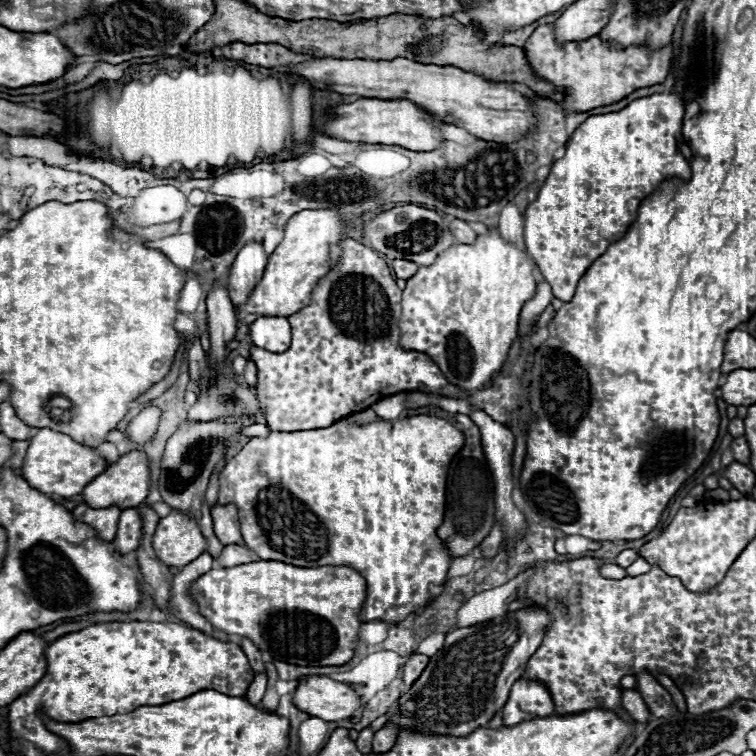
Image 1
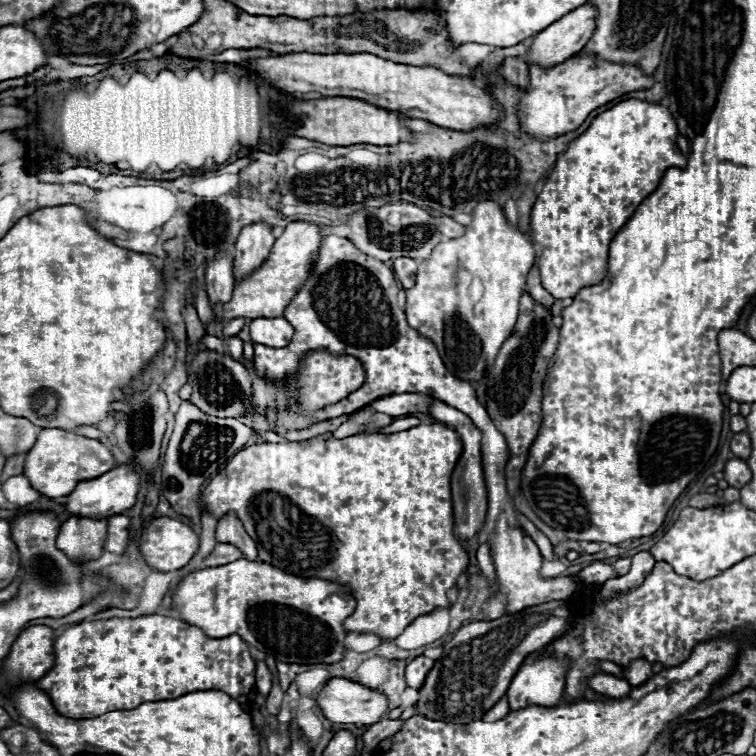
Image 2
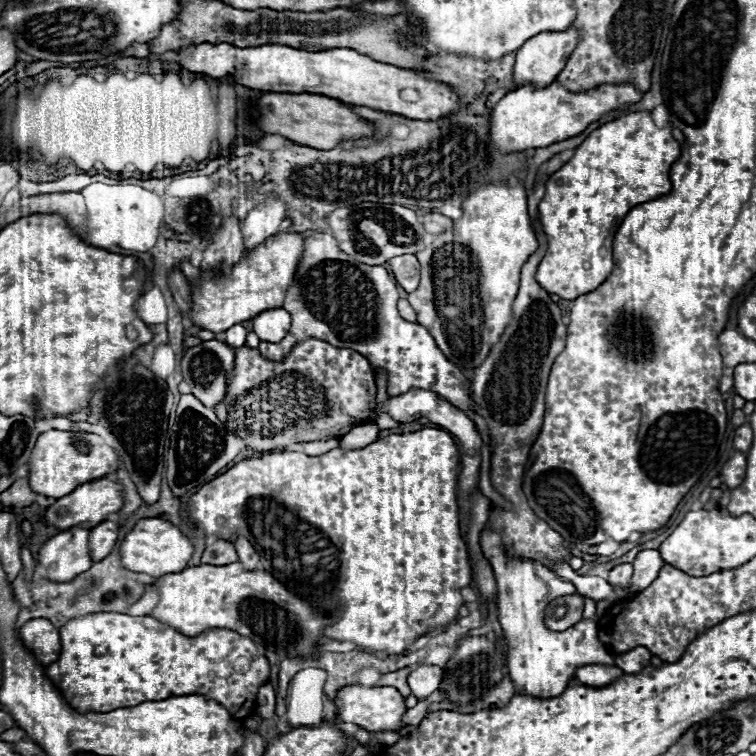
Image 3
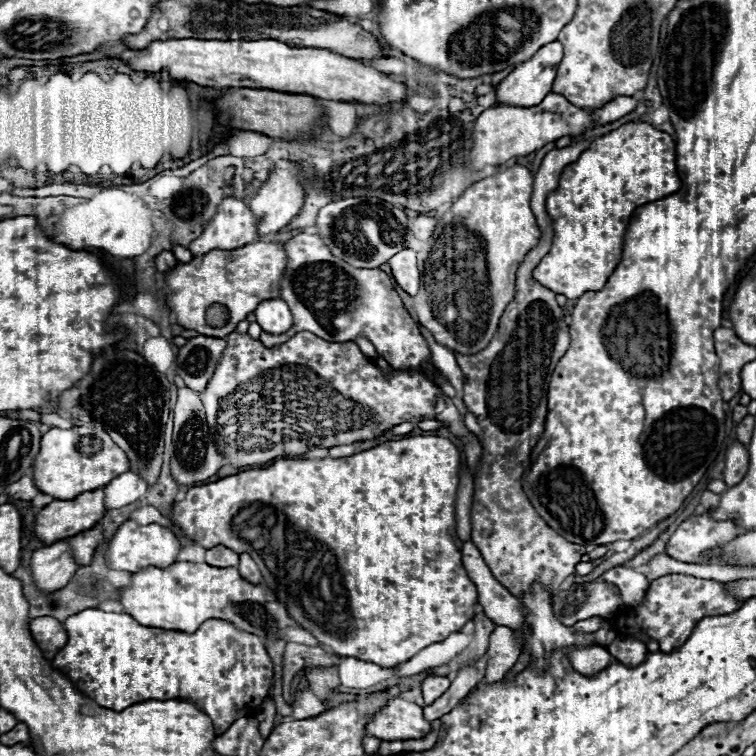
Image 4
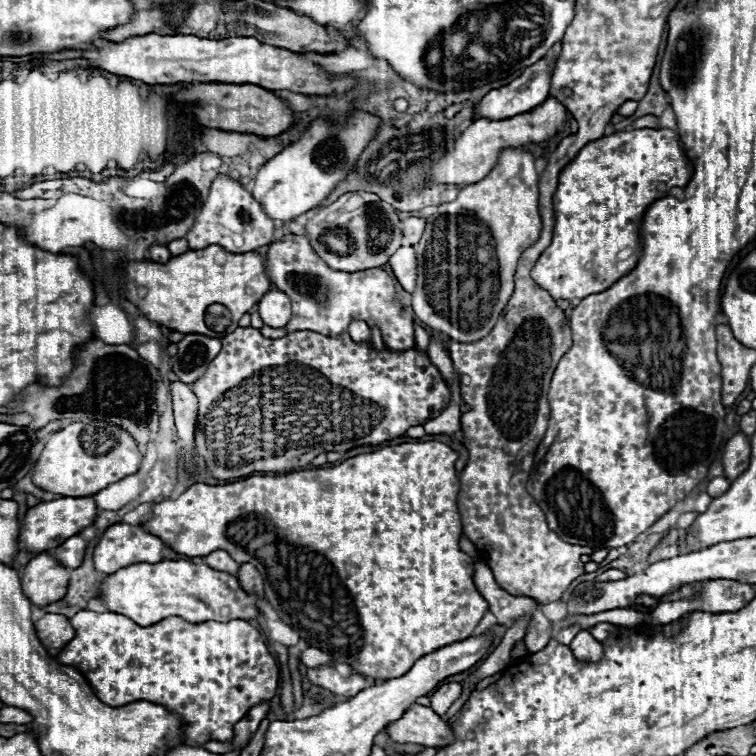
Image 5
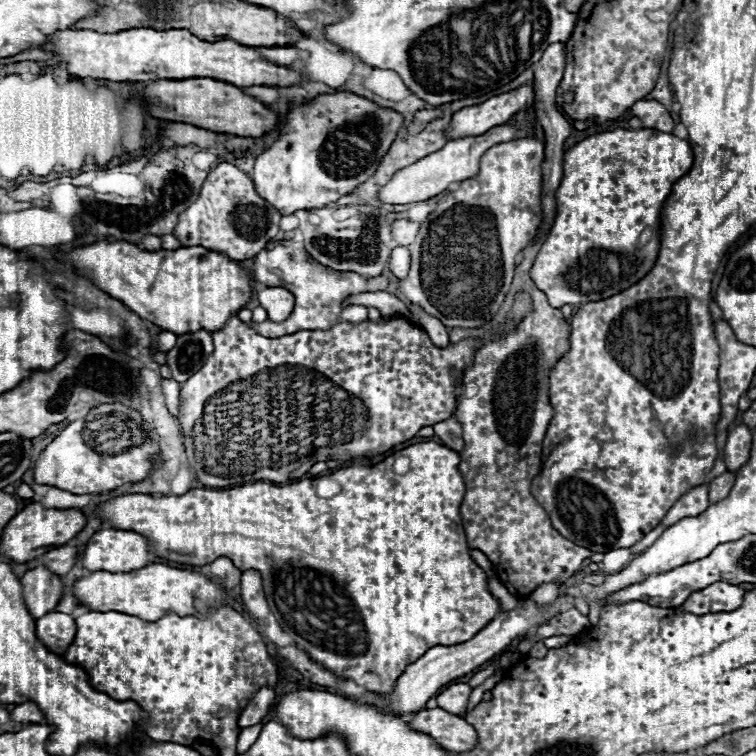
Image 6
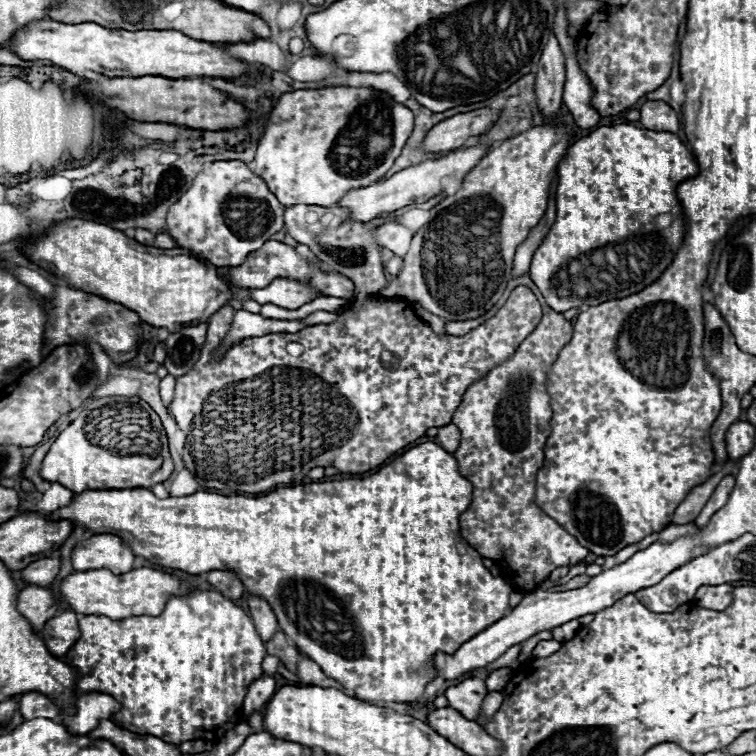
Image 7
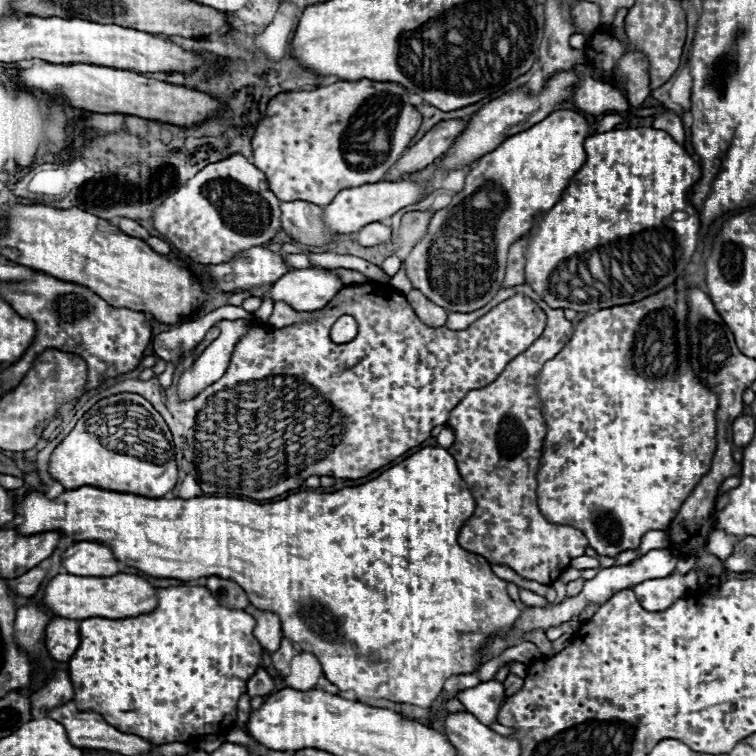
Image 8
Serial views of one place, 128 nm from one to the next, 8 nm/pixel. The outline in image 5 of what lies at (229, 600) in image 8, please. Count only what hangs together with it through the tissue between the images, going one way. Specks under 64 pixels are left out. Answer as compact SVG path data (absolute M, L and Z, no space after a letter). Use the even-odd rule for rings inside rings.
M216 550L216 552L208 554L208 556L204 558L204 562L206 562L210 568L214 568L214 570L228 572L228 574L232 574L232 576L236 576L236 574L238 574L238 568L240 568L240 566L230 558L230 554L224 552L224 550Z

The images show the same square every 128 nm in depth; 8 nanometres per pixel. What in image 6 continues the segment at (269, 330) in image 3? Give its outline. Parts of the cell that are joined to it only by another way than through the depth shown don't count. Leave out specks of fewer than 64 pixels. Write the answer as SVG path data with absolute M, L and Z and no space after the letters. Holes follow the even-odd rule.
M266 286L266 288L260 288L258 290L258 300L260 300L260 306L268 310L268 318L270 320L286 320L292 310L294 310L294 294L288 290L288 288L282 288L282 286Z

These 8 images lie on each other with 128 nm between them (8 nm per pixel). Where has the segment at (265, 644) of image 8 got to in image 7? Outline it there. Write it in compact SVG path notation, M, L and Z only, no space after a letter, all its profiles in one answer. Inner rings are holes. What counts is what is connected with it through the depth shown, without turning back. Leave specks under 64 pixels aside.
M248 596L248 604L250 604L250 616L256 624L256 632L260 634L260 638L264 642L268 642L276 630L278 630L278 622L276 622L276 616L272 612L272 608L258 596Z

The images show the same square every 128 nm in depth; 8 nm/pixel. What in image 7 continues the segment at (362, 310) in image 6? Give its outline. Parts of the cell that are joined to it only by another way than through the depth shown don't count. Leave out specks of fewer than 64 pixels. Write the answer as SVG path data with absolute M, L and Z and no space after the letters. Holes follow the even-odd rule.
M294 204L286 208L284 222L288 234L298 242L306 244L322 262L326 262L332 270L352 278L356 284L356 294L352 296L352 306L362 304L368 296L378 294L382 288L388 286L384 276L384 262L378 250L378 244L372 238L374 226L370 222L346 222L344 208L324 208L324 206L308 206L308 204ZM316 310L312 314L308 314L304 318L306 324L328 324L328 320L336 320L334 312L324 312L324 310Z

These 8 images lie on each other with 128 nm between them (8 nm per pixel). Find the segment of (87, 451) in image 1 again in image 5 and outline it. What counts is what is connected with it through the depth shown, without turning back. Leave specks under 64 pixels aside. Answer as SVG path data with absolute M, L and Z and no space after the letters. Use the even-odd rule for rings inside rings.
M104 422L104 428L111 432L112 439L116 441L112 450L104 456L88 456L80 444L80 434L84 430L84 424L70 424L56 432L44 446L32 474L32 482L48 492L62 494L62 497L86 497L108 488L110 484L136 474L139 469L143 454L138 449L134 440L127 431L120 427L108 425Z

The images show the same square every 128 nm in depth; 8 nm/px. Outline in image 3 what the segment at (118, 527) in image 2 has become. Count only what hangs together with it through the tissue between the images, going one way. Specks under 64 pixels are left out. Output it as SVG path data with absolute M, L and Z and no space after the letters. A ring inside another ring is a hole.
M104 520L104 524L98 524L96 528L92 528L88 536L92 562L100 562L102 558L106 558L112 546L116 544L116 540L118 540L118 526L114 522Z

